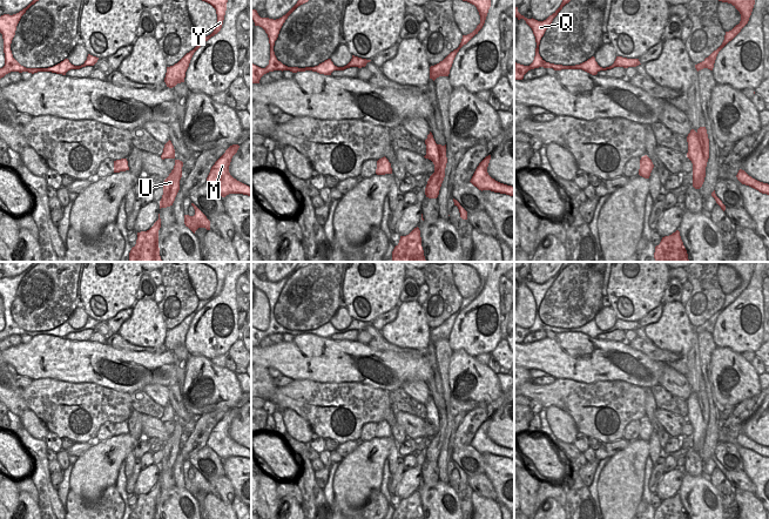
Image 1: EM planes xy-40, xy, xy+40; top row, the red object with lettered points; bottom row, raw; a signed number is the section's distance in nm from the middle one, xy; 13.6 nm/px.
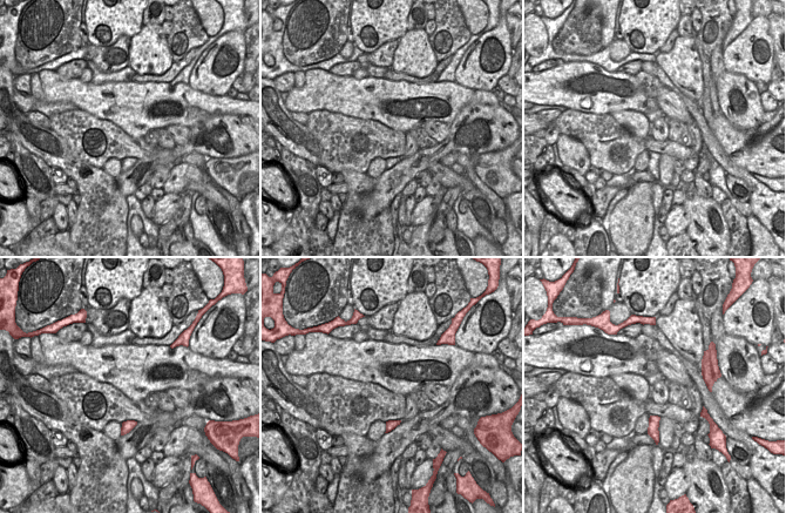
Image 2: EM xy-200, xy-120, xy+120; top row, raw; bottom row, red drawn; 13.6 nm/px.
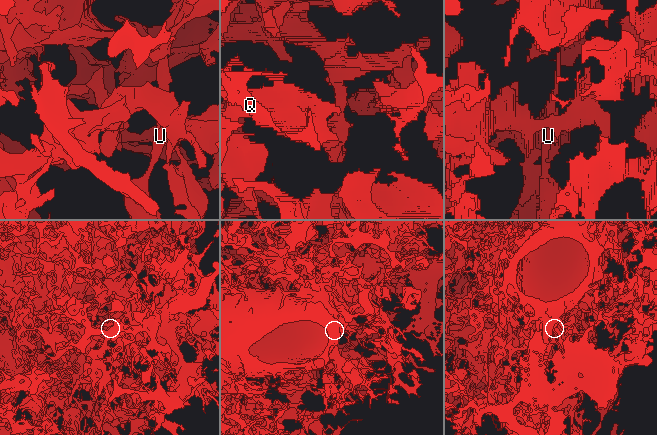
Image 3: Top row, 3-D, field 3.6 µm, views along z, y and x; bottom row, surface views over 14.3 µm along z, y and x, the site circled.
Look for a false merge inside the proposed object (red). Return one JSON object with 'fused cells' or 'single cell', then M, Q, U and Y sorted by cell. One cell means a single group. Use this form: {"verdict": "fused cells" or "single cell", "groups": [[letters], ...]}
{"verdict": "fused cells", "groups": [["M", "Q", "Y"], ["U"]]}

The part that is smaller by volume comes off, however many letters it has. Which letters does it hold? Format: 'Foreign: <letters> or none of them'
Foreign: U.

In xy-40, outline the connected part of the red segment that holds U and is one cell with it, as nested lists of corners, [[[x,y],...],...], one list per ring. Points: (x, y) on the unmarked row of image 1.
[[[175,423],[175,429],[169,439],[163,445],[163,458],[160,464],[160,472],[173,469],[180,453],[180,443],[182,440],[183,425]]]

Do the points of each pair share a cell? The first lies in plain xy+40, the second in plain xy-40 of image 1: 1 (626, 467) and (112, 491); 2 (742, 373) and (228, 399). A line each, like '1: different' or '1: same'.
1: different
2: same

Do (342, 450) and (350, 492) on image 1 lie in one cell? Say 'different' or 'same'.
different

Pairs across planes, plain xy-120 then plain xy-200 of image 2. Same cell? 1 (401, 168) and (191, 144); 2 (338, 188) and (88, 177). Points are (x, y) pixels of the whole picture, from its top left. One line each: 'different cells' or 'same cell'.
1: same cell
2: different cells

